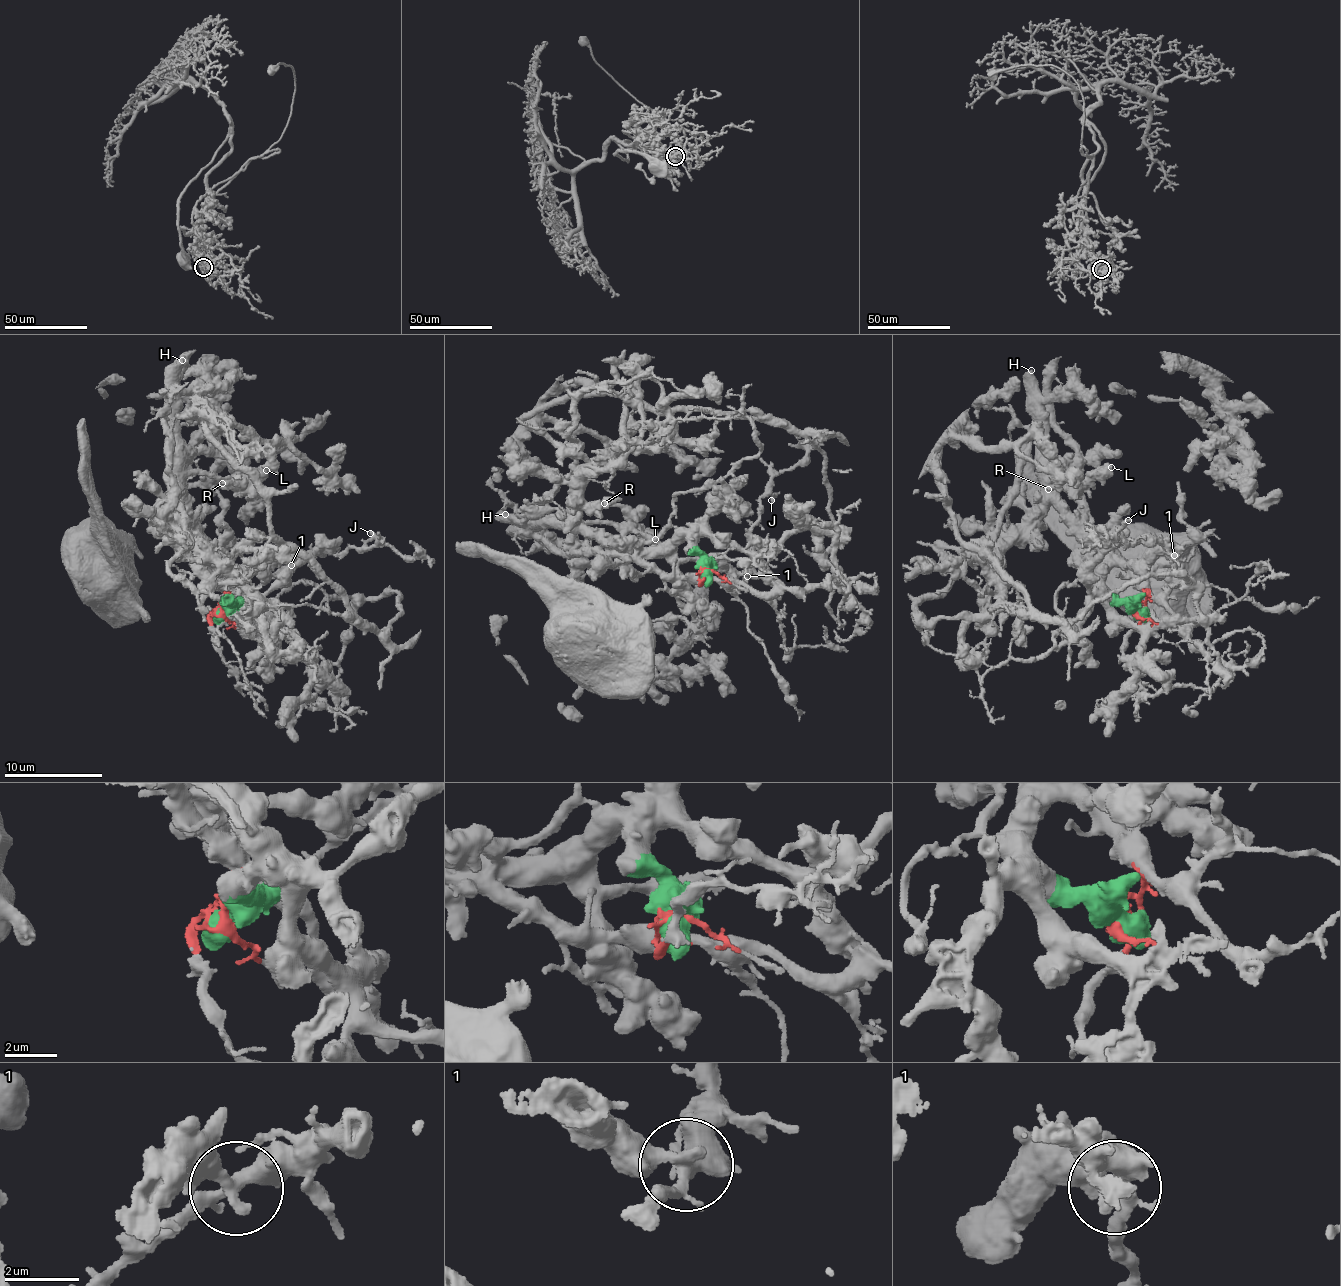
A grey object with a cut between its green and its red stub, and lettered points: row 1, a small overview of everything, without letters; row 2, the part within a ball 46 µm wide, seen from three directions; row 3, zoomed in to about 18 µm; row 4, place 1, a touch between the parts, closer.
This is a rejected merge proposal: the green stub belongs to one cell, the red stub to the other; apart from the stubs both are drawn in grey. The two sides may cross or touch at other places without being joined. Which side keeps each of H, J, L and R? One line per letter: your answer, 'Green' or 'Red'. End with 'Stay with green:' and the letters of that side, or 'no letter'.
H: Green
J: Red
L: Green
R: Green
Stay with green: H, L, R

